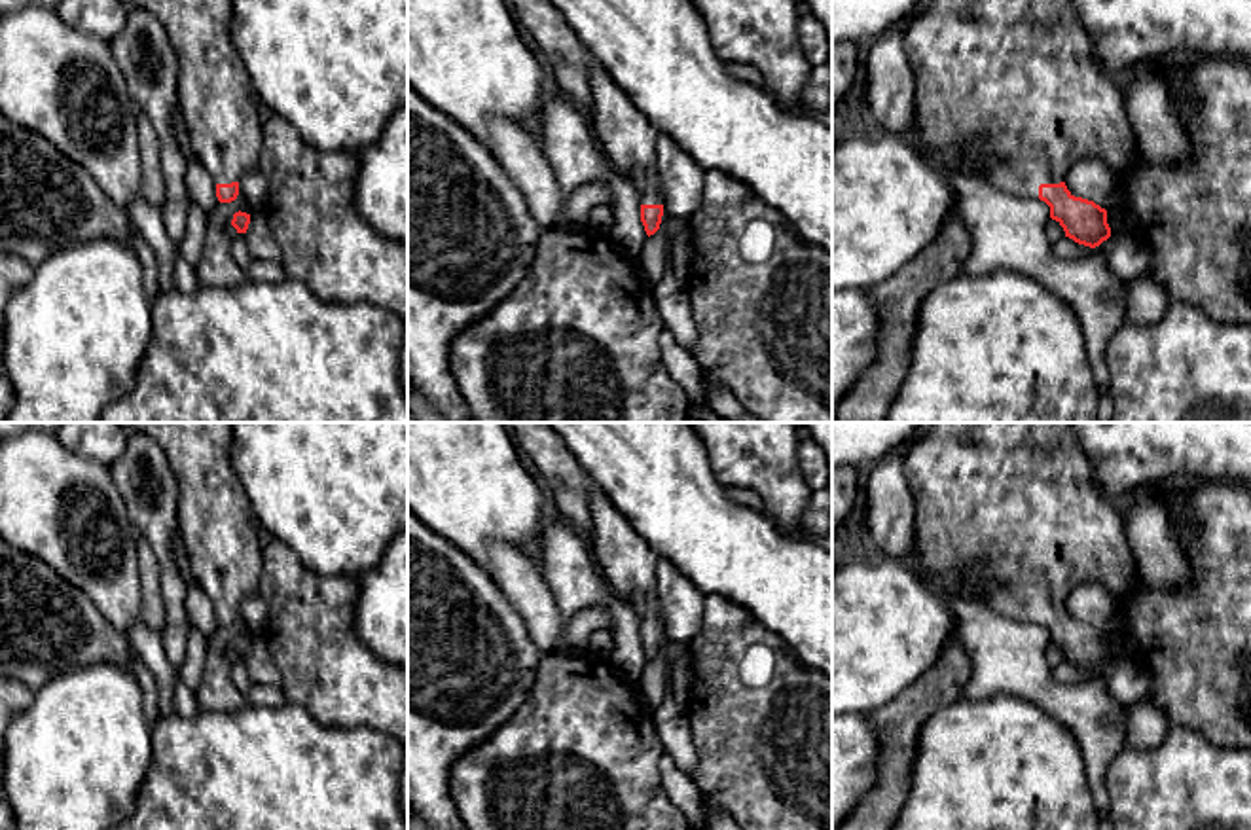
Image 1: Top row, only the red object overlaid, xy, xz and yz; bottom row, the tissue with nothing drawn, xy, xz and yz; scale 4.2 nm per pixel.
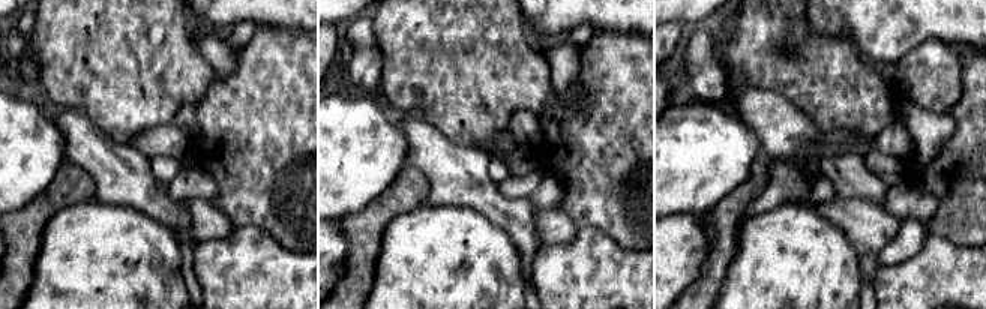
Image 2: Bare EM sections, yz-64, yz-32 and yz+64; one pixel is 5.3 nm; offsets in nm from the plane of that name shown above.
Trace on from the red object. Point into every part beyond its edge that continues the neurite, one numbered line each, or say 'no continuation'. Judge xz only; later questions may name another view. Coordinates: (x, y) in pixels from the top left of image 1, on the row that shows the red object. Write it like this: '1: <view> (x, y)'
1: xz (647, 182)

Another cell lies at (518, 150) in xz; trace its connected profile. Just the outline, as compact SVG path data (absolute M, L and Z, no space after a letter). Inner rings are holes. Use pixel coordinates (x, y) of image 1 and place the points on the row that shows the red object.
M489 116L481 144L523 193L529 212L544 229L567 226L565 195L536 131L508 117Z

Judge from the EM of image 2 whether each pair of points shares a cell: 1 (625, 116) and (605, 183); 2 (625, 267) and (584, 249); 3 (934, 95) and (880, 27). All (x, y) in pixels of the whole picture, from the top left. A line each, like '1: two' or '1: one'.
1: one
2: one
3: two

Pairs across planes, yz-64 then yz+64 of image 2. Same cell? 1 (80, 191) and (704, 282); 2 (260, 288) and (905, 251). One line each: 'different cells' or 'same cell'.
1: same cell
2: different cells

